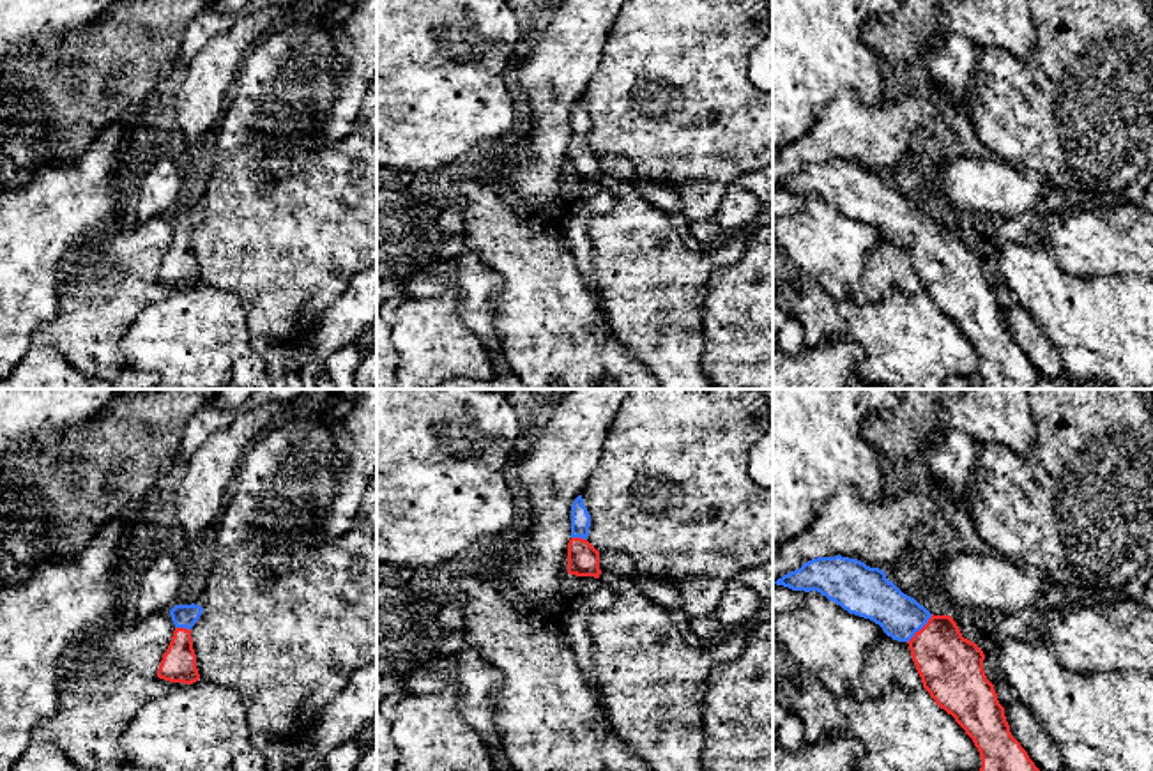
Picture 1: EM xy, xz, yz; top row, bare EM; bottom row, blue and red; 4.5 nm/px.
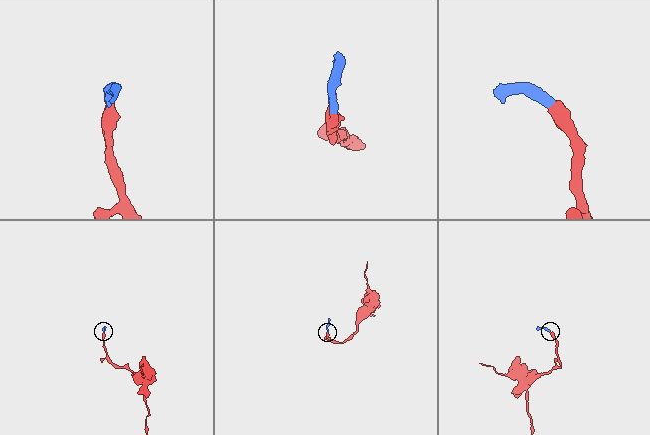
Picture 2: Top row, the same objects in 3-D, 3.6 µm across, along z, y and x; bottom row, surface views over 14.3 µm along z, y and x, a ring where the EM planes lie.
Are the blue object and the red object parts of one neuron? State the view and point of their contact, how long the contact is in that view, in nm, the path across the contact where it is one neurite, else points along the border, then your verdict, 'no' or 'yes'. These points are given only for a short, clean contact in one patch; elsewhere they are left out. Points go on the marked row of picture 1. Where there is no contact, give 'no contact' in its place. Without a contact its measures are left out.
meets blue in yz at (920, 628); contact 180 nm long; runs through yz (876, 598), (920, 628), (936, 644), (950, 667); yes

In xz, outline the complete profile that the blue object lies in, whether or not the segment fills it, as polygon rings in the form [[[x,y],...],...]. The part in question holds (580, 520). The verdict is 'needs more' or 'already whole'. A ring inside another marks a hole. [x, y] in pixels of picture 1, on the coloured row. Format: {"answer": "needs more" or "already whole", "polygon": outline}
{"answer": "needs more", "polygon": [[[578,495],[571,506],[571,539],[568,543],[568,573],[599,578],[599,552],[587,541],[591,515]]]}

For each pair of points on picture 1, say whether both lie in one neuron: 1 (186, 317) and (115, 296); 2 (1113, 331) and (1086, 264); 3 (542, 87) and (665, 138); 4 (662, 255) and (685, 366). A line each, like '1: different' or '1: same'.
1: different
2: different
3: different
4: same

